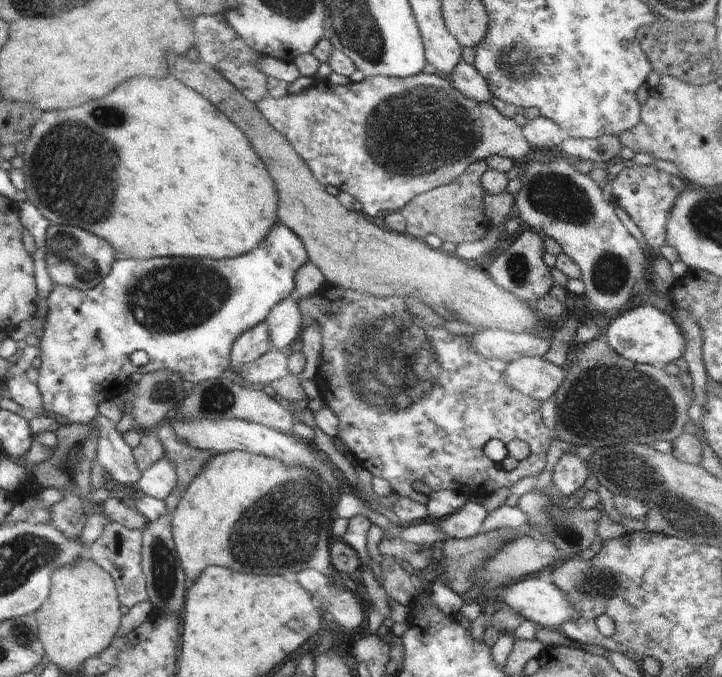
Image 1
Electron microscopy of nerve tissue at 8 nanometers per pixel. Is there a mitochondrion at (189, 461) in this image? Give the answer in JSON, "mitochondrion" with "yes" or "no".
{"mitochondrion":"yes"}

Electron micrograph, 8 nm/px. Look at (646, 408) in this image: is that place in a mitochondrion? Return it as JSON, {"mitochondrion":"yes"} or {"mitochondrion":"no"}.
{"mitochondrion":"yes"}

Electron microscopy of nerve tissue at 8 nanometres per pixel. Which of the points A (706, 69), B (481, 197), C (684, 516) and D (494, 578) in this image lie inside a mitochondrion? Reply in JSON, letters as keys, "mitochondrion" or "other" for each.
{"A":"other","B":"other","C":"mitochondrion","D":"other"}

